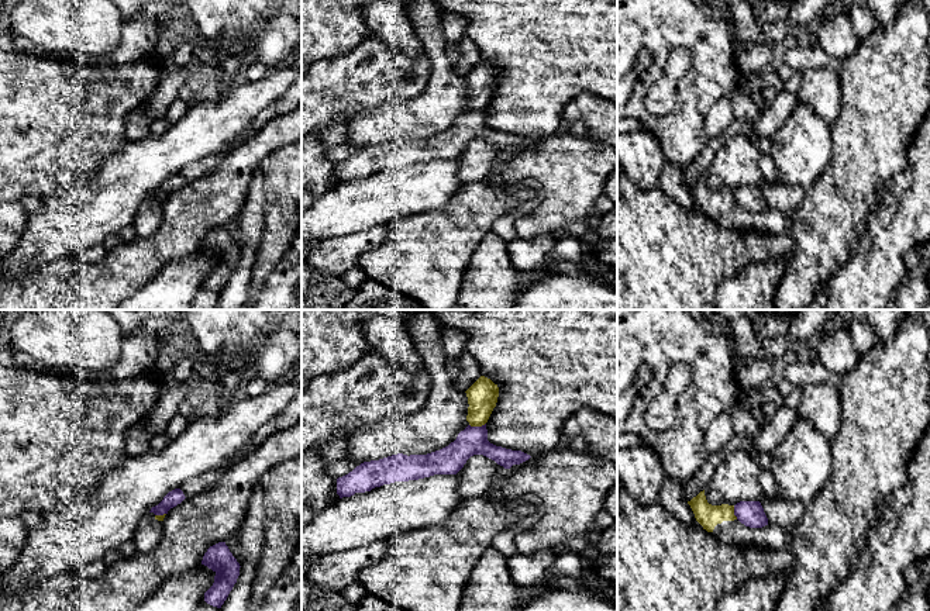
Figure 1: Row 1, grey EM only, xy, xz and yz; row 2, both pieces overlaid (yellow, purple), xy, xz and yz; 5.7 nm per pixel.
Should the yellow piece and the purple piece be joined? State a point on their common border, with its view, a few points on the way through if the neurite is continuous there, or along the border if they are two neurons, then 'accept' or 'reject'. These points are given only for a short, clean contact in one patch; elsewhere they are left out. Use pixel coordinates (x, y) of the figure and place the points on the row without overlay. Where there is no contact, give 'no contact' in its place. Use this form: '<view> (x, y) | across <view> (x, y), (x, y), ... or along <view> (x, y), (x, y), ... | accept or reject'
xz (476, 110) | along xz (485, 107), (469, 110) | reject

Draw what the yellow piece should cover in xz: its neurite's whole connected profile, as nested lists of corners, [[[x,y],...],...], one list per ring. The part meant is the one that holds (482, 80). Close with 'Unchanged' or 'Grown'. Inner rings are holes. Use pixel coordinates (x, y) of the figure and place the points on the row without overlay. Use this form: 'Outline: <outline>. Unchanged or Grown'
Outline: [[[480,61],[465,77],[469,89],[466,106],[471,111],[485,110],[497,87],[497,69]]]. Unchanged

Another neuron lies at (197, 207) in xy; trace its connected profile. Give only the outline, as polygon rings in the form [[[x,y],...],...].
[[[302,107],[271,118],[259,132],[230,151],[216,172],[186,182],[170,193],[162,206],[163,220],[151,237],[121,242],[94,263],[69,255],[17,279],[0,276],[0,310],[117,310],[169,262],[202,251],[210,231],[237,220],[245,206],[254,172],[262,160],[276,149],[300,141]]]

